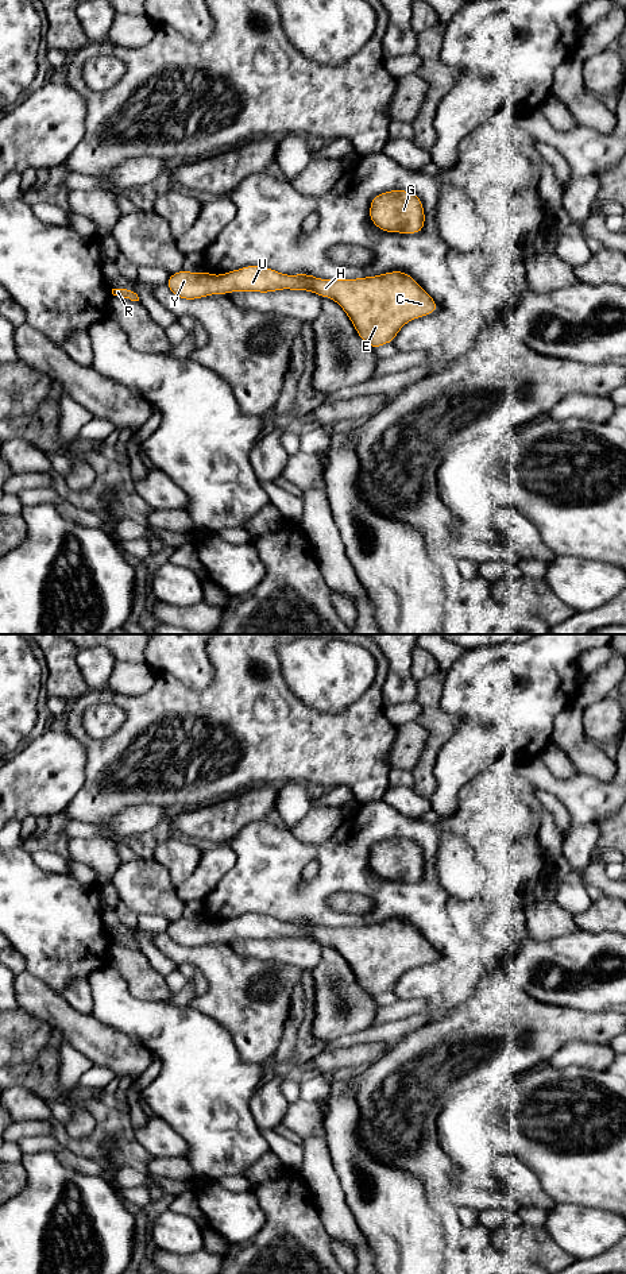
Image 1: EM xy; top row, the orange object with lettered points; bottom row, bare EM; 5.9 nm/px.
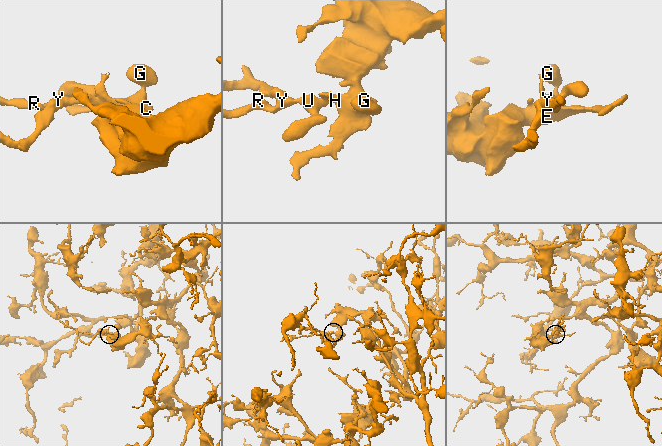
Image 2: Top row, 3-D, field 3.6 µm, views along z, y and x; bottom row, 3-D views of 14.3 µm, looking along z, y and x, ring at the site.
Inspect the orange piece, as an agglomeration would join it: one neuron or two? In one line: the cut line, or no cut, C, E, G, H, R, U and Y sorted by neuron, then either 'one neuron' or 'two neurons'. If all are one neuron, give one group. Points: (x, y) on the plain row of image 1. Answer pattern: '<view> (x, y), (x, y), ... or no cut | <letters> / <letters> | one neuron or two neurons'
xy (293, 923), (304, 929), (315, 939) | C E G H / R U Y | two neurons

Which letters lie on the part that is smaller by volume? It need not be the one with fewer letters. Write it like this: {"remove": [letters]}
{"remove": ["R", "U", "Y"]}

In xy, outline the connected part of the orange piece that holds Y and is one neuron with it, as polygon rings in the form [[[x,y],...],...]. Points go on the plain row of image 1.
[[[246,914],[220,923],[208,919],[189,920],[185,916],[171,922],[166,930],[174,943],[197,947],[212,942],[232,939],[270,941],[275,938],[314,938],[294,923],[282,922],[263,914]]]

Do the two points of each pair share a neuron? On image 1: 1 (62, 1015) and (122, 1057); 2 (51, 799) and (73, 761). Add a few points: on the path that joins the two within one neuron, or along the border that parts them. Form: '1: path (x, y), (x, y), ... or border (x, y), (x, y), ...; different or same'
1: path (77, 1029), (107, 1047); same
2: path (51, 790), (51, 784), (64, 771); same

